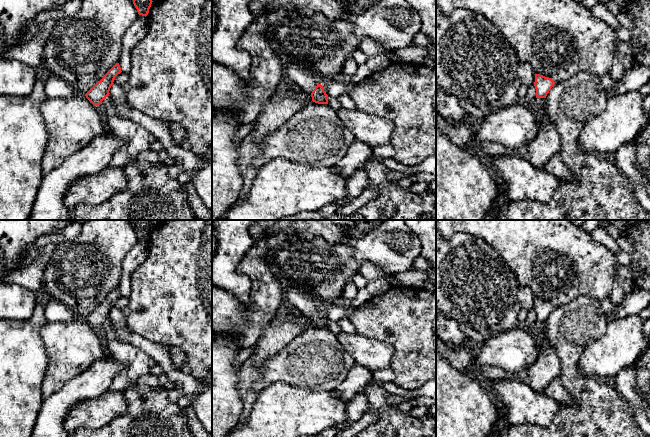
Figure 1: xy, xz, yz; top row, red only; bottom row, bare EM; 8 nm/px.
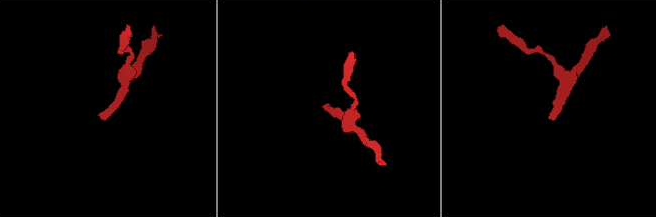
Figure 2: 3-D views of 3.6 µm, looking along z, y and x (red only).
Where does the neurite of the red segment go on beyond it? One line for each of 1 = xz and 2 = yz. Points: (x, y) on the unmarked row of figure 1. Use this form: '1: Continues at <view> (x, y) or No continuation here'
1: Continues at xz (304, 301)
2: No continuation here

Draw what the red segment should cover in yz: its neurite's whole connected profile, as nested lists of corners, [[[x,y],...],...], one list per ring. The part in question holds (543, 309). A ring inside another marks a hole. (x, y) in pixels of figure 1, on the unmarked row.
[[[535,298],[534,310],[536,313],[536,322],[546,322],[554,308],[555,306],[551,302]]]

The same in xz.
[[[290,288],[285,300],[309,317],[313,326],[328,328],[328,319],[324,315],[324,311],[318,306],[315,297],[310,292],[299,288]]]

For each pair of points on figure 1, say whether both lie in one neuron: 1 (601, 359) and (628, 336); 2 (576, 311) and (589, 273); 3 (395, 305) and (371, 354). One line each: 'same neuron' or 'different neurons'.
1: same neuron
2: different neurons
3: different neurons

